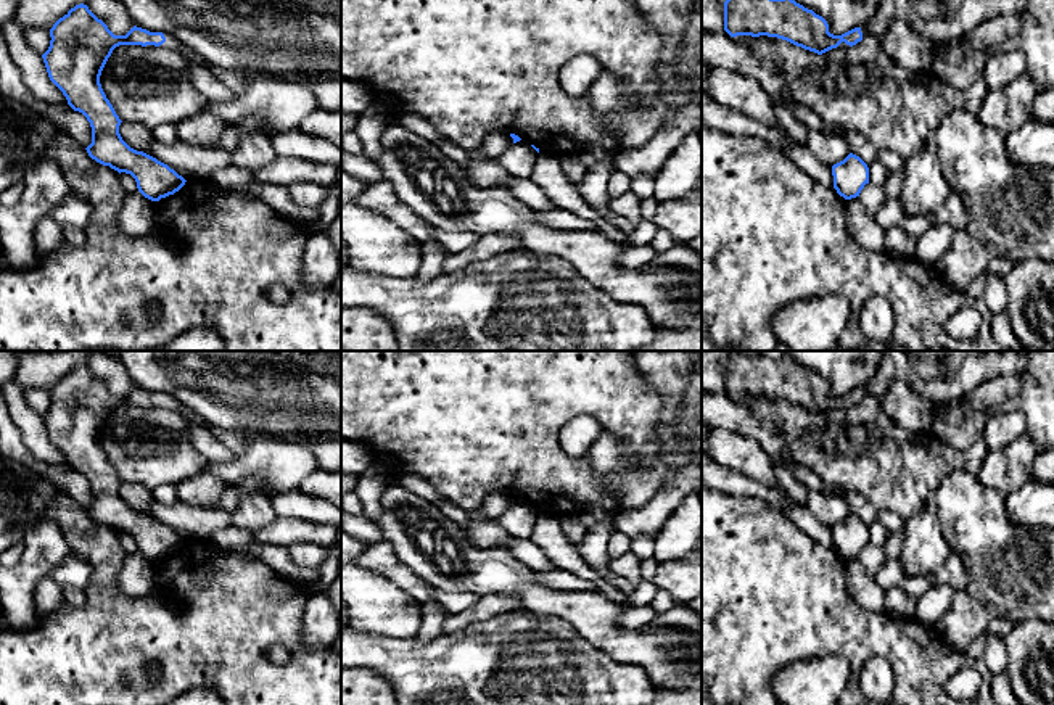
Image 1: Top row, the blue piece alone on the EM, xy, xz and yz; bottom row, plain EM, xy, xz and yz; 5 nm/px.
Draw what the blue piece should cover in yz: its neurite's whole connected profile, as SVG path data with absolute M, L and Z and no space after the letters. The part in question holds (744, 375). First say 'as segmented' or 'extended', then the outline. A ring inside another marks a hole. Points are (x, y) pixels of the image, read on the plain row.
extended; M739 351L724 362L724 391L731 398L777 398L817 415L853 407L869 394L861 386L834 396L822 377L790 357L743 356Z

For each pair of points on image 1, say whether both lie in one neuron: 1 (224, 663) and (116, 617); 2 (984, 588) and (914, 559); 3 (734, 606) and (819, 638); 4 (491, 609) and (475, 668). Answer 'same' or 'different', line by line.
1: same
2: different
3: same
4: different

